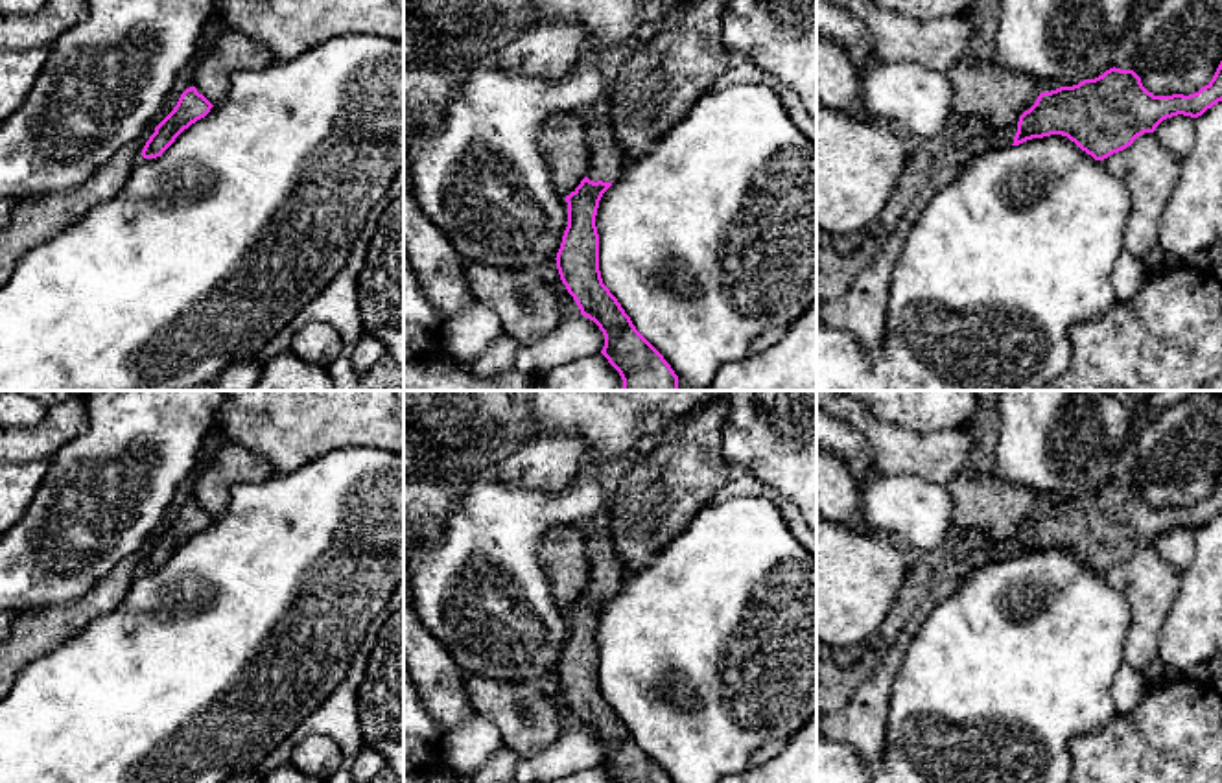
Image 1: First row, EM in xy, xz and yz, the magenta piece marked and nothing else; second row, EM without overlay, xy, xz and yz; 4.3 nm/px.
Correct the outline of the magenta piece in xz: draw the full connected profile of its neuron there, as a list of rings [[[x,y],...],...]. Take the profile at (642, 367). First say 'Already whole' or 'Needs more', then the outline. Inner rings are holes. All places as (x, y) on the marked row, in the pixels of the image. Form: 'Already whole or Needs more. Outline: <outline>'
Needs more. Outline: [[[606,99],[577,112],[584,125],[584,142],[590,153],[590,169],[581,184],[566,195],[568,227],[557,252],[557,269],[568,293],[577,302],[581,315],[593,321],[605,335],[601,354],[619,372],[621,391],[678,391],[678,376],[664,356],[636,330],[617,298],[603,284],[599,271],[599,234],[595,216],[603,193],[619,177],[625,155],[617,146],[610,127],[610,105]]]

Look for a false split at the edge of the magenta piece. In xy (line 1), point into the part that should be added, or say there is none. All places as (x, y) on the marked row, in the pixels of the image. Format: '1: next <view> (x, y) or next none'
1: next none

